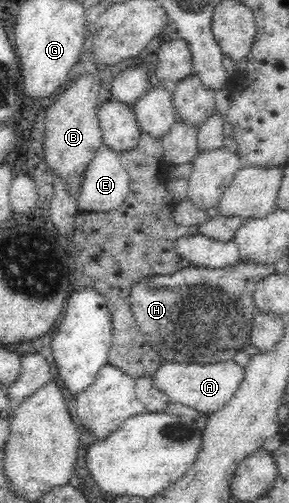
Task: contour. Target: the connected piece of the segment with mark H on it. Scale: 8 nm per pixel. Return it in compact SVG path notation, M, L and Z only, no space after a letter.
M240 260L225 268L191 265L171 275L154 275L139 279L132 288L131 309L139 330L145 334L147 343L162 356L163 360L200 365L231 360L235 352L239 352L250 342L253 316L257 311L253 298L255 288L263 278L273 274L273 265L259 265L252 261Z

